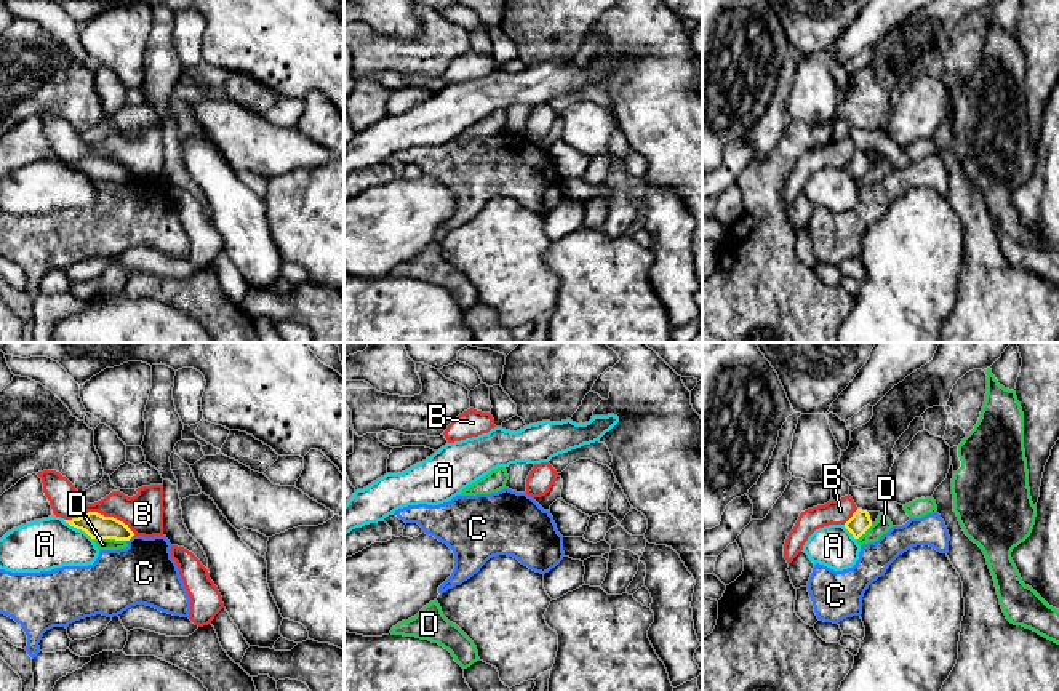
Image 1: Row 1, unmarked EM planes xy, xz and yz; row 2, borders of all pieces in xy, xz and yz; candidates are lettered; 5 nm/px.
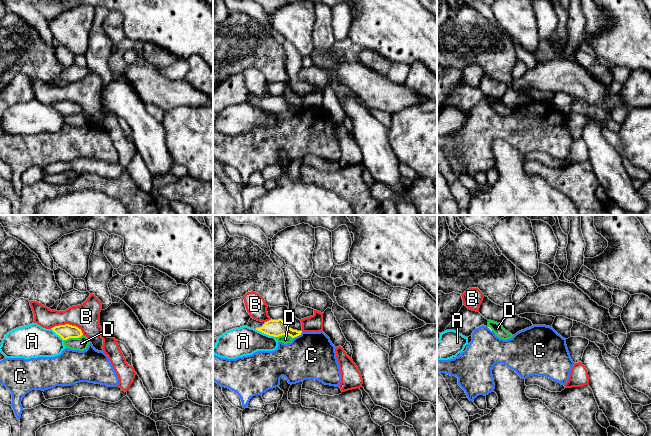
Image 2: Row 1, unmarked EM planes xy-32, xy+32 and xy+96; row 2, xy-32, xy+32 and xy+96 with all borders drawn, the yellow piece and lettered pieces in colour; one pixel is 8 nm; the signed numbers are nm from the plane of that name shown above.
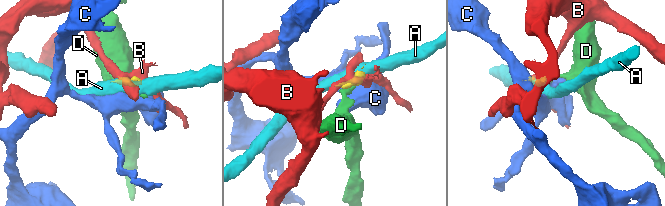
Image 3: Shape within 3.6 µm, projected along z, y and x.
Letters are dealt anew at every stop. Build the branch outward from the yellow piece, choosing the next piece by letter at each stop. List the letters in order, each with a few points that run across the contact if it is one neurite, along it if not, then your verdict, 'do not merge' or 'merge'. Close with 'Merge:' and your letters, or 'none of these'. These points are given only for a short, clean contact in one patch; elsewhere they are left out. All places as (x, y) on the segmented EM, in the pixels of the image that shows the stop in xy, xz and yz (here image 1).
A: do not merge
B: line xy (64, 519), (99, 512), (122, 520), (135, 533); do not merge
C: do not merge
D: line xy (95, 538), (125, 541); do not merge
Merge: none of these

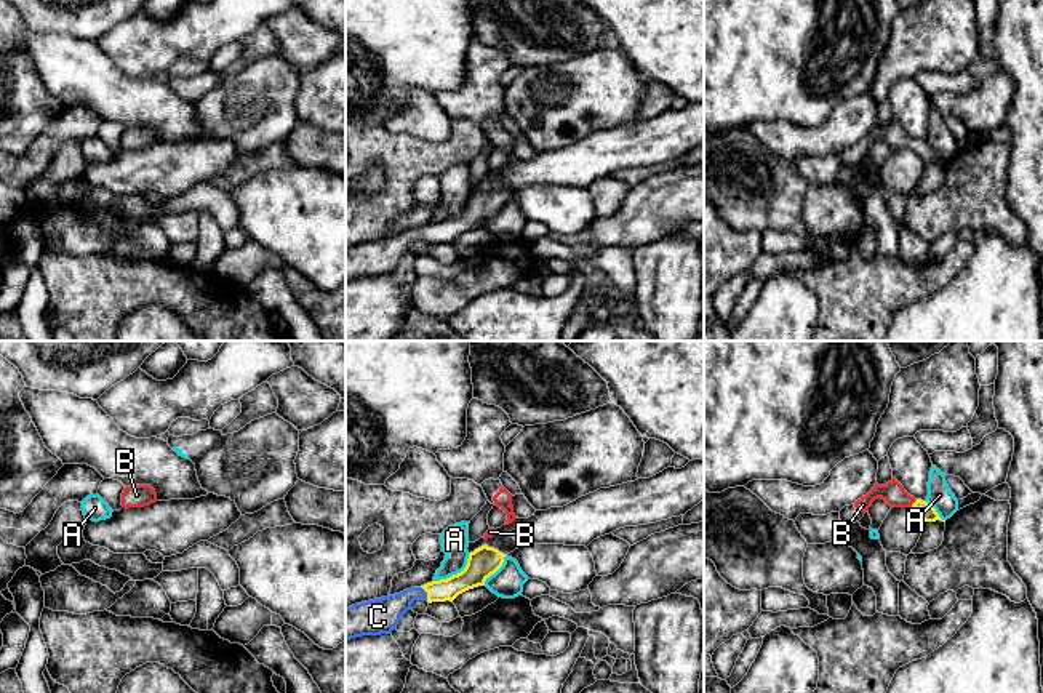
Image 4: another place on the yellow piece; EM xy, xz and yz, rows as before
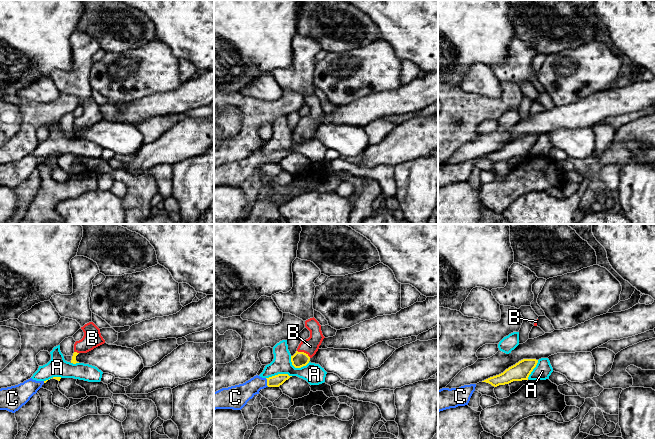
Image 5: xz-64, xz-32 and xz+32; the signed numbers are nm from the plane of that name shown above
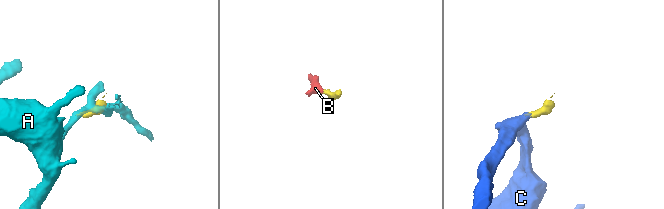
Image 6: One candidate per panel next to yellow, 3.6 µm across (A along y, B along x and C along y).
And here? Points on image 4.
A: line xz (469, 554), (467, 564), (459, 572), (434, 581); do not merge
B: line yz (927, 511), (914, 503), (899, 498), (893, 492); merge
C: line xz (472, 575), (448, 589), (426, 591), (408, 596), (383, 615); merge
Merge: B, C

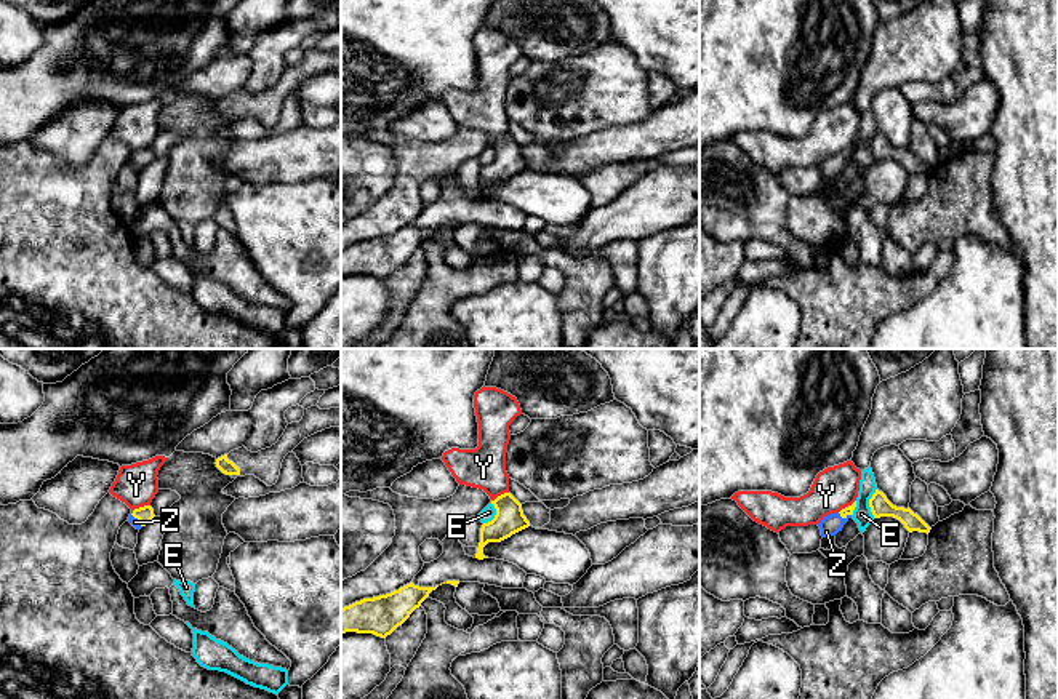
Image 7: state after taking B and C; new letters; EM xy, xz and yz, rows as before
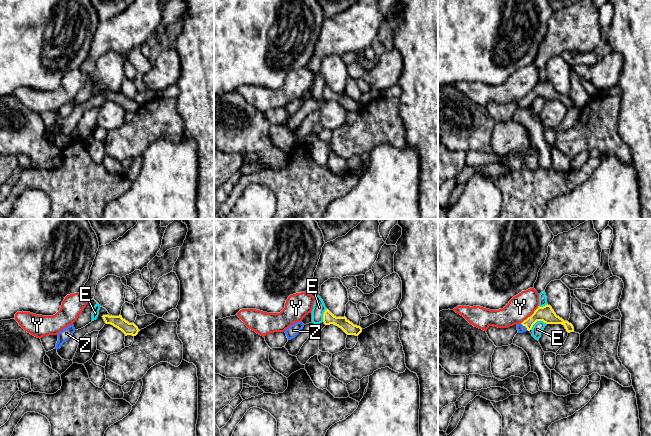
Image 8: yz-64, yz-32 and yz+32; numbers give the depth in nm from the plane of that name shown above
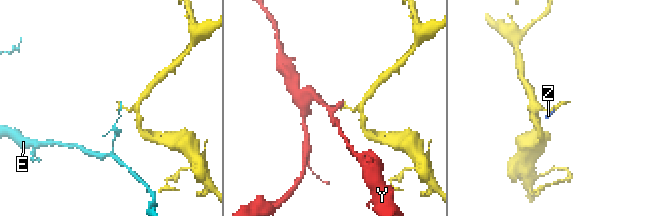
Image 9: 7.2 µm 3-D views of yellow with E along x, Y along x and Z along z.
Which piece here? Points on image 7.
E: line yz (876, 488), (869, 499), (873, 517); do not merge
Y: line xy (149, 504), (133, 511); do not merge
Z: line xy (144, 514), (136, 517), (135, 522); merge
Merge: Z

